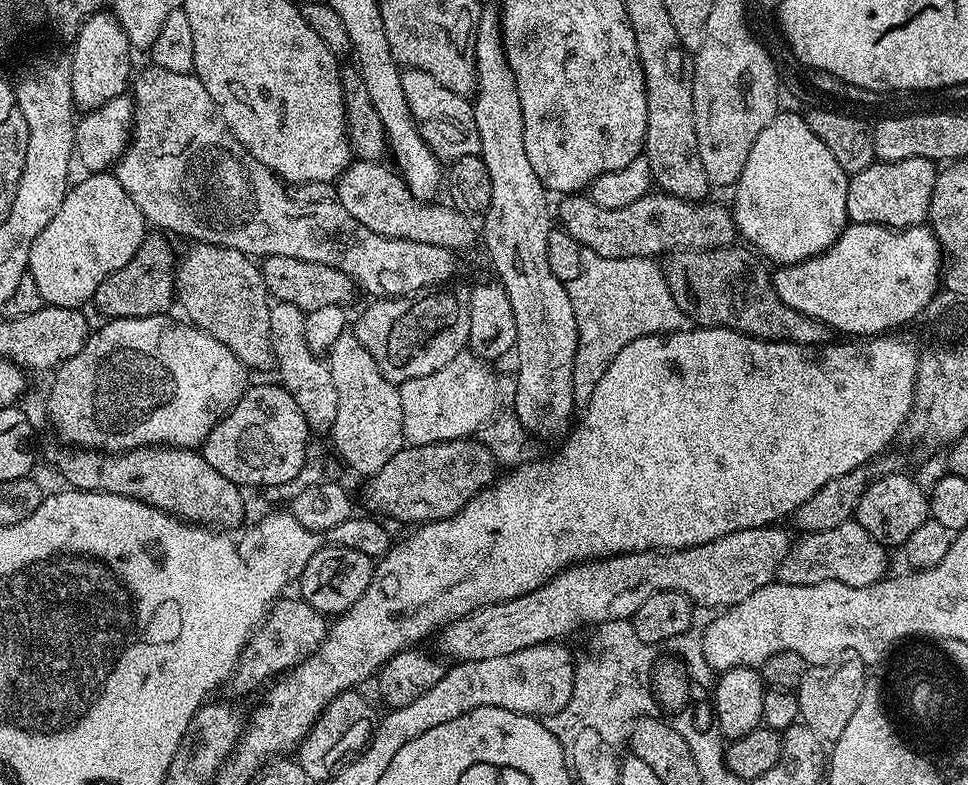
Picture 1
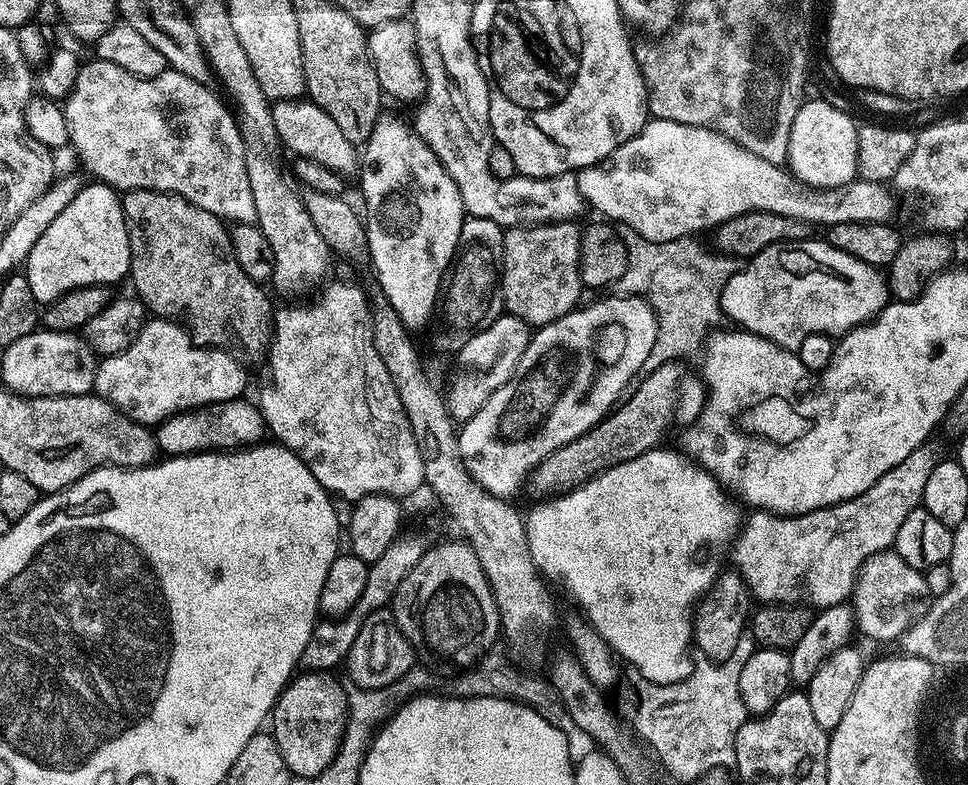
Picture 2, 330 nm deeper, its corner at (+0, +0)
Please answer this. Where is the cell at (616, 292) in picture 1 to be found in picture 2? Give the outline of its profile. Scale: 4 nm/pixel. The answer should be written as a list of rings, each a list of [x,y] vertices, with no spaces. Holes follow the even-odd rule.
[[[625,224],[619,225],[618,231],[628,251],[628,269],[626,274],[622,274],[619,291],[625,296],[647,300],[648,305],[656,311],[658,334],[654,350],[650,350],[647,367],[654,369],[671,360],[680,362],[688,358],[684,356],[691,352],[699,348],[701,351],[702,345],[717,327],[716,319],[721,319],[722,290],[729,278],[742,267],[741,261],[720,250],[711,252],[696,238],[654,242],[642,238],[642,234],[630,230],[630,226]]]

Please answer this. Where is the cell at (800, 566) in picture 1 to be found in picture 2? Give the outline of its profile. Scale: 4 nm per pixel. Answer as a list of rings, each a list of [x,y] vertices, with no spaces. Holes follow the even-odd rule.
[[[889,550],[872,556],[860,568],[850,604],[856,614],[856,627],[861,633],[865,632],[872,640],[899,641],[924,615],[928,599],[924,572],[902,562],[895,550]]]

